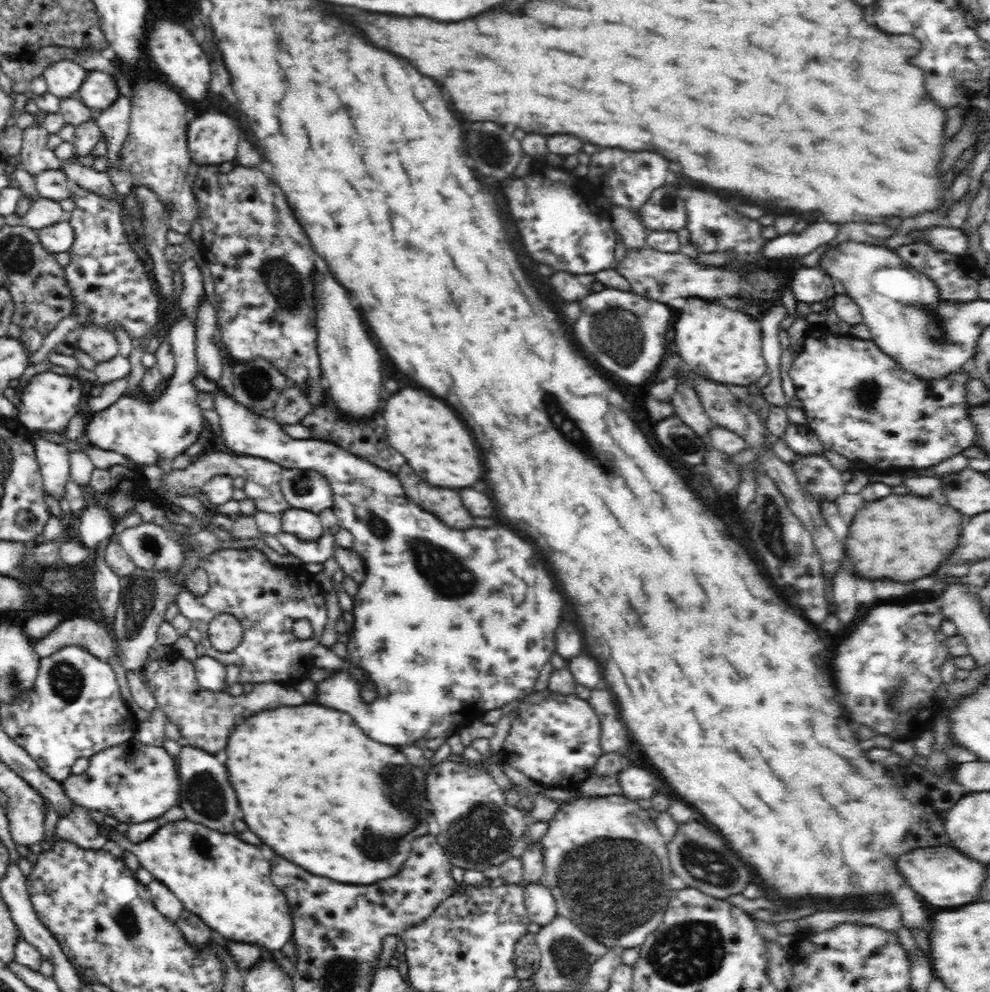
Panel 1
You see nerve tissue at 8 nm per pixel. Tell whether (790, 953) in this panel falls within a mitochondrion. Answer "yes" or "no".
no

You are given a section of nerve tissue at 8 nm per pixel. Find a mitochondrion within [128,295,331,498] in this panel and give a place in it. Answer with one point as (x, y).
(256, 386)

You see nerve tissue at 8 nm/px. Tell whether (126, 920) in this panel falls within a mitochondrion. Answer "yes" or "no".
yes

